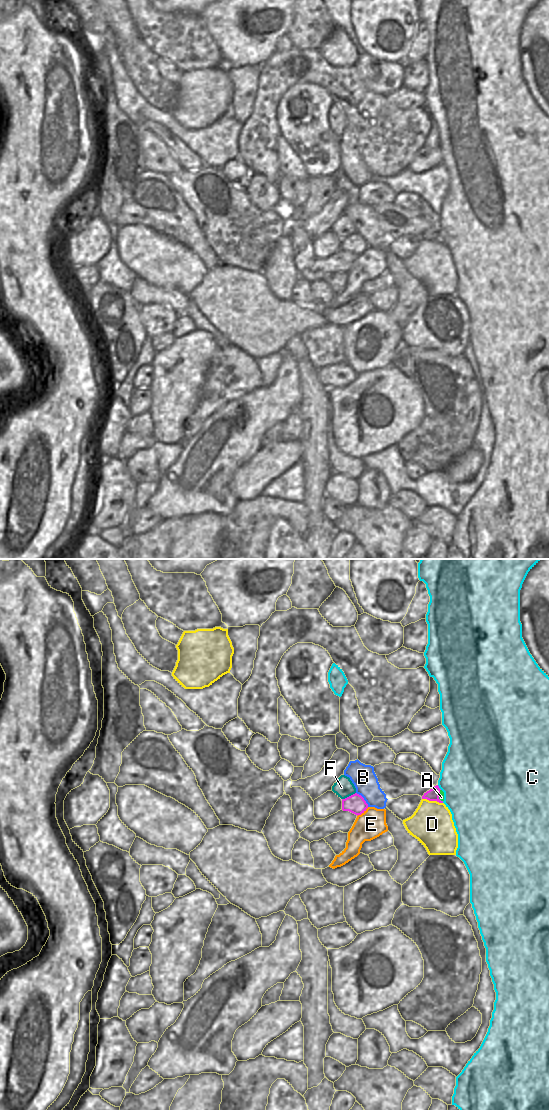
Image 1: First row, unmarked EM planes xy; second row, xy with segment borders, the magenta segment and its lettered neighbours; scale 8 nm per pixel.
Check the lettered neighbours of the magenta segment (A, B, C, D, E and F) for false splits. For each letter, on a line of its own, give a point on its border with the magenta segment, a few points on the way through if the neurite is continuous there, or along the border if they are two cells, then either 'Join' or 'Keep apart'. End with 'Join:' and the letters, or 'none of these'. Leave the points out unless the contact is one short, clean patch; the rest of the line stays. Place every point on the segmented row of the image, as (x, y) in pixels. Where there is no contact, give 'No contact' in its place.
A: Touches magenta at xy (439, 795). Path across: xy (433, 794), (439, 795), (441, 797). Join
B: Touches magenta at xy (363, 799). Boundary: xy (356, 792), (368, 806). Keep apart
C: Touches magenta at xy (438, 787). Keep apart
D: Touches magenta at xy (432, 800). Keep apart
E: Touches magenta at xy (362, 812). Keep apart
F: Touches magenta at xy (349, 796). Keep apart
Join: A.

